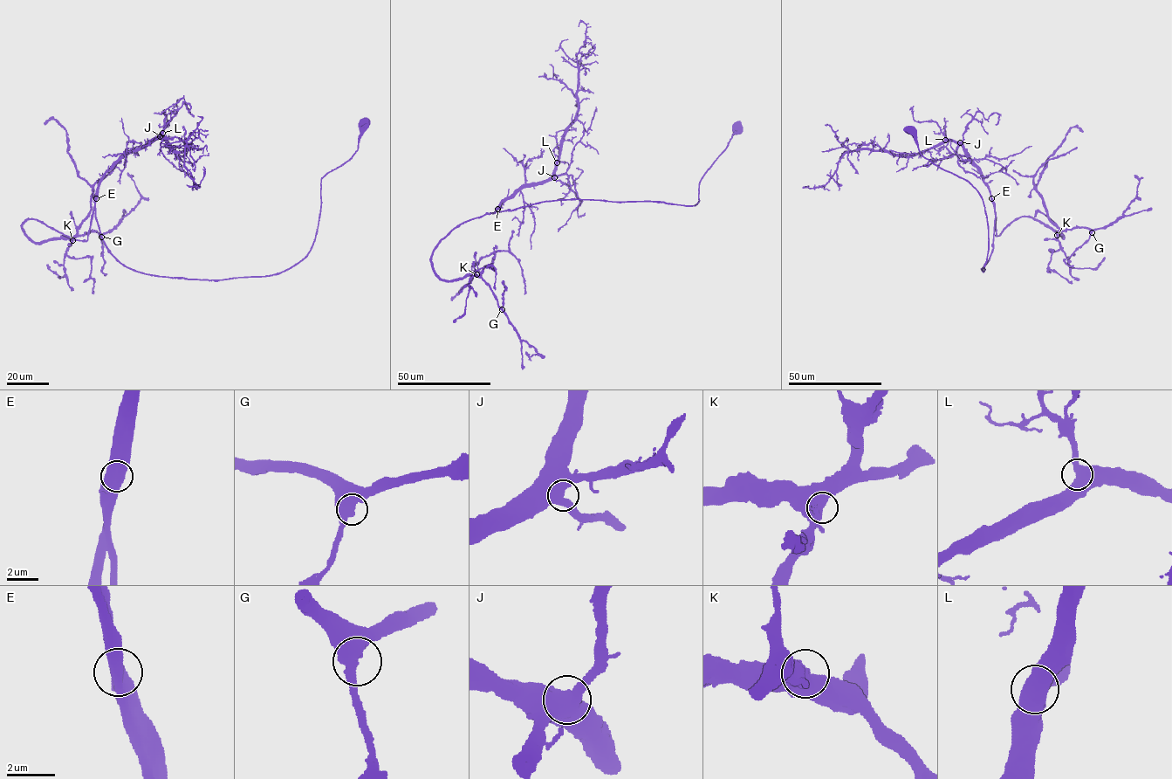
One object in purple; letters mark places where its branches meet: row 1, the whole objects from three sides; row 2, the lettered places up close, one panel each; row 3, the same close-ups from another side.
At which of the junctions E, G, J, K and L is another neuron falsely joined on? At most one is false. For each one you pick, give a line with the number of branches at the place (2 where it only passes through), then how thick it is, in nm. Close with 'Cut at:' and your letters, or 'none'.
Cut at: none

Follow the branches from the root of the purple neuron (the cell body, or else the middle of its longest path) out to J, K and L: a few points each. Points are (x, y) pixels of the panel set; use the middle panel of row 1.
J: (737, 128), (702, 179), (695, 205), (569, 199), (496, 211), (503, 202), (523, 187), (554, 177)
K: (737, 128), (702, 179), (695, 205), (558, 200), (457, 225), (433, 252), (433, 270), (446, 280), (476, 274)
L: (737, 128), (702, 179), (695, 205), (569, 199), (496, 211), (503, 202), (523, 187), (549, 178), (557, 162)

